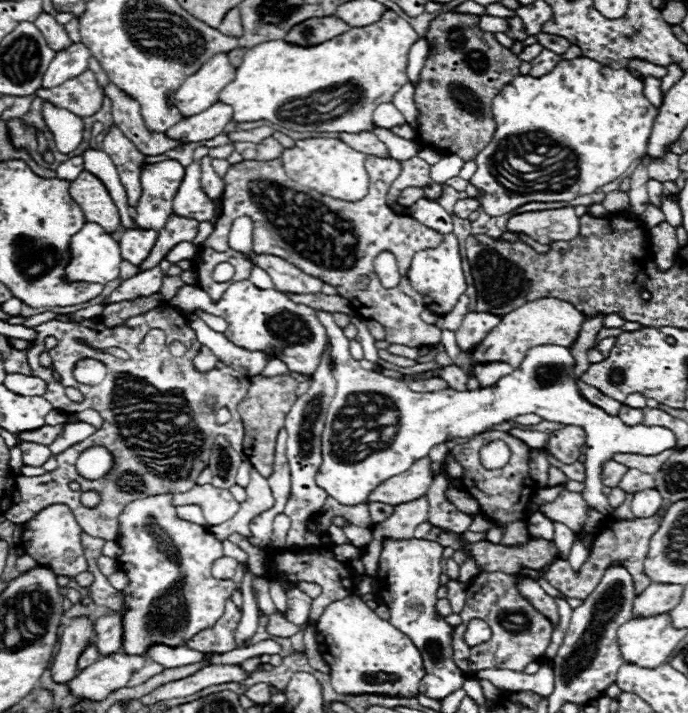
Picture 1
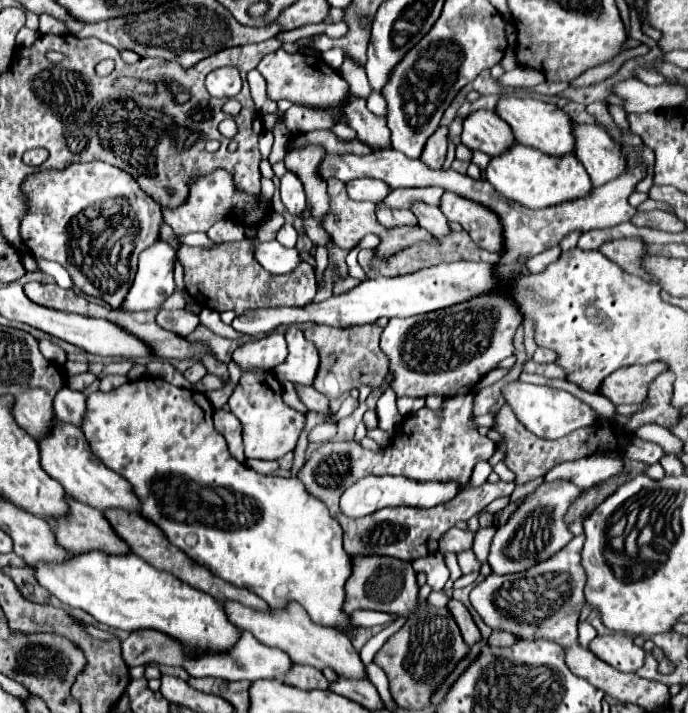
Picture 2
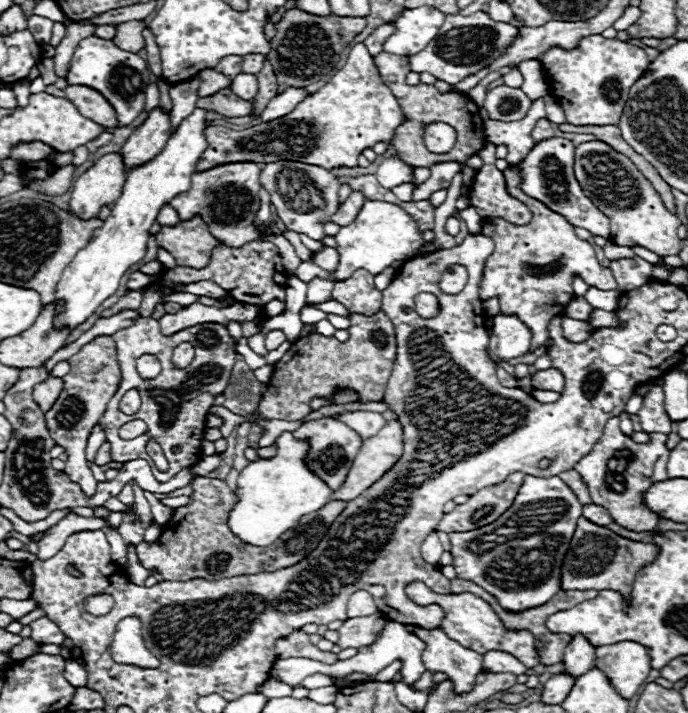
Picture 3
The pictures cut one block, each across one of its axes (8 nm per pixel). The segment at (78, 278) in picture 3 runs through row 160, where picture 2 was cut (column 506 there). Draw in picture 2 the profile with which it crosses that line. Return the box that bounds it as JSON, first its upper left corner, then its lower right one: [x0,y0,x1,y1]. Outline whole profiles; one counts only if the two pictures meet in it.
[484,144,592,208]

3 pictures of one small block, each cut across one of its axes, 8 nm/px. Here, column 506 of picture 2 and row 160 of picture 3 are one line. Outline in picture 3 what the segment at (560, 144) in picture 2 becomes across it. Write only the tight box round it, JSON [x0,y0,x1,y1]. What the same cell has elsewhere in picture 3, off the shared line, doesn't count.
[70,152,126,220]

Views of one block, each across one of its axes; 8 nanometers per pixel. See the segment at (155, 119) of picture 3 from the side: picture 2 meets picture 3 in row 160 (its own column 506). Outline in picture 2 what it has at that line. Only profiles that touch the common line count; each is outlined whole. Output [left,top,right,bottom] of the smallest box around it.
[460,110,514,156]

